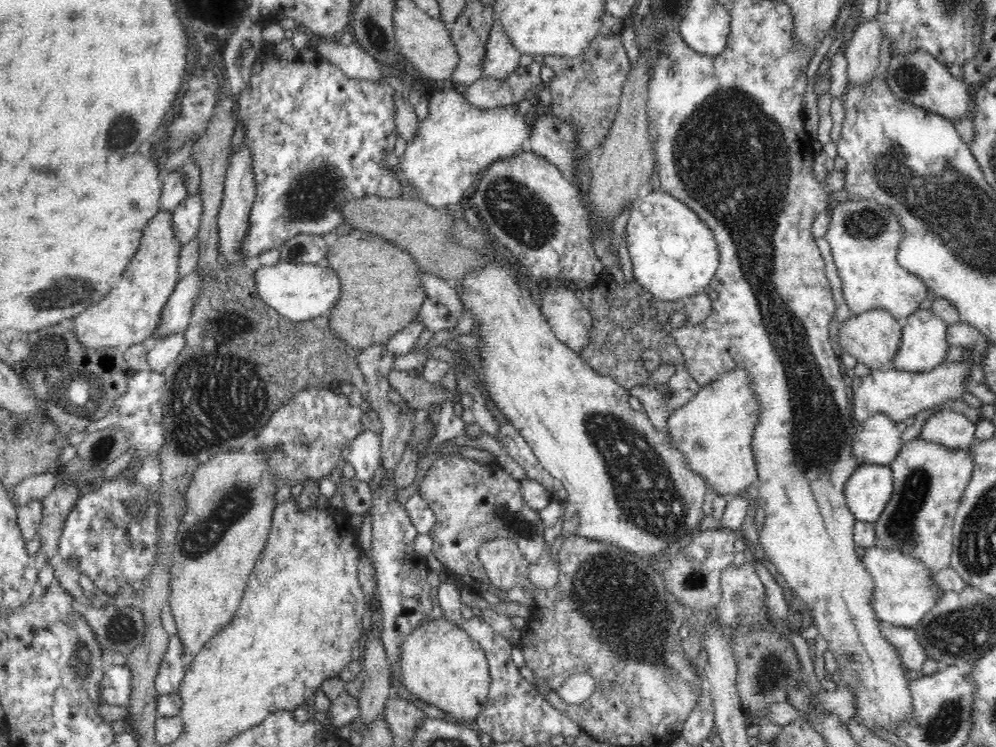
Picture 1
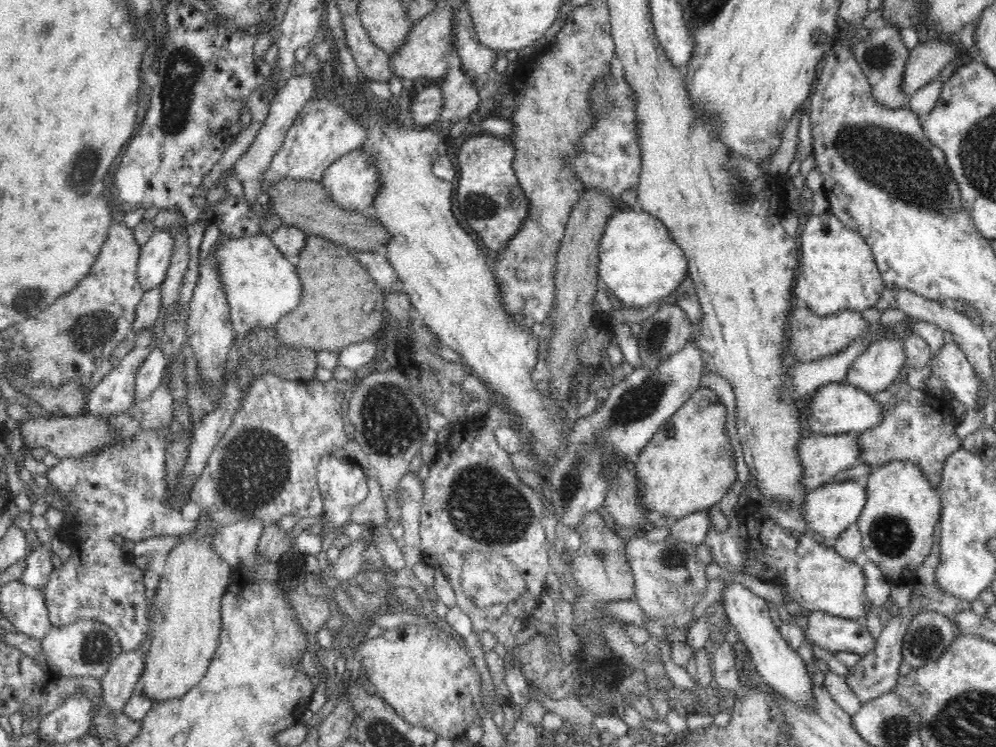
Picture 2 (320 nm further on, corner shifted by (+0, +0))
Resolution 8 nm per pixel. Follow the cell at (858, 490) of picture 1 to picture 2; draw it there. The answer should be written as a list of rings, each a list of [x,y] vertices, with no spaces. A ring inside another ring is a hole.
[[[832,481],[822,487],[806,493],[801,517],[804,518],[808,531],[814,540],[819,540],[825,545],[831,545],[832,541],[842,534],[850,525],[857,522],[862,509],[867,501],[866,489],[858,486],[854,481]]]

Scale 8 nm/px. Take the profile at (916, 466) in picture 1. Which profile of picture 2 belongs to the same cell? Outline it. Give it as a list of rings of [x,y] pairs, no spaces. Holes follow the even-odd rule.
[[[896,460],[888,463],[871,473],[865,488],[867,501],[856,523],[861,532],[863,552],[878,565],[884,576],[895,584],[914,585],[915,574],[932,548],[934,526],[941,520],[942,499],[938,488],[926,481],[926,475],[913,462]]]

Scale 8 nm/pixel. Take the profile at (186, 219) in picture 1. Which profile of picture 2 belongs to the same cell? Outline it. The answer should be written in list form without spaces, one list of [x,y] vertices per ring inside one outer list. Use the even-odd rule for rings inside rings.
[[[169,228],[156,229],[152,238],[141,247],[138,266],[138,284],[148,292],[152,288],[159,288],[166,276],[171,261],[174,239]]]

